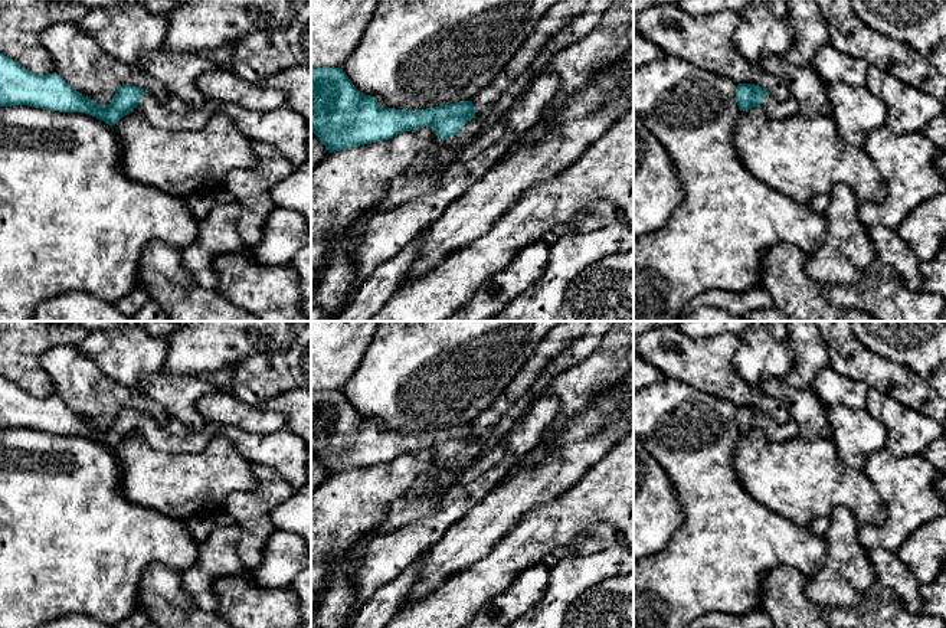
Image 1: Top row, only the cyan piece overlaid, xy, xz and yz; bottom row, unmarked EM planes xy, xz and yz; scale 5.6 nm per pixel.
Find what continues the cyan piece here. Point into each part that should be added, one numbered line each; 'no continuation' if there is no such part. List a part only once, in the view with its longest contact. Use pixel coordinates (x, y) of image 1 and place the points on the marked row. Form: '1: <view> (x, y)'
1: xz (475, 136)

